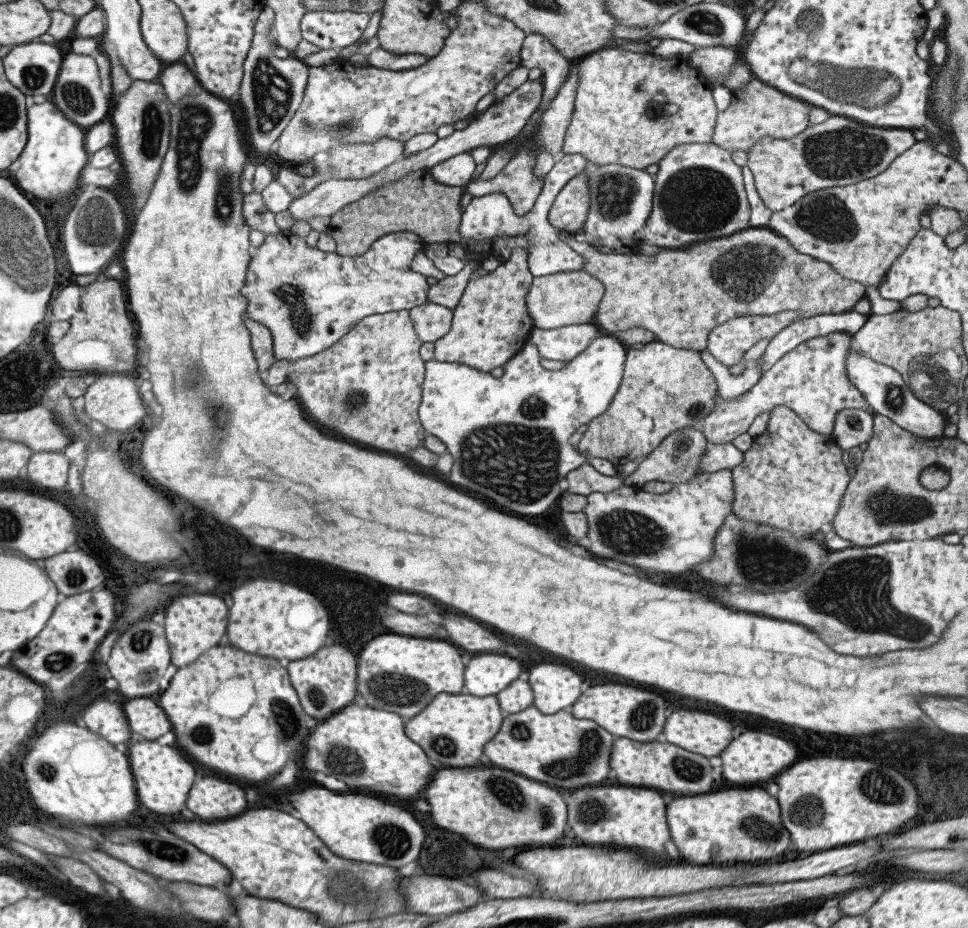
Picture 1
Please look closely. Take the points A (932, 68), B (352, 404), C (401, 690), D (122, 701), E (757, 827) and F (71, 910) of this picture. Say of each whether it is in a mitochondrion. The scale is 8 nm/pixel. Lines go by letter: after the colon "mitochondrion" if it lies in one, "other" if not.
A: other
B: mitochondrion
C: mitochondrion
D: other
E: mitochondrion
F: other

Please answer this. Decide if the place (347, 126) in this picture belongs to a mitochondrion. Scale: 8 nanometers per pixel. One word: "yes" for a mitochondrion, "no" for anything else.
yes

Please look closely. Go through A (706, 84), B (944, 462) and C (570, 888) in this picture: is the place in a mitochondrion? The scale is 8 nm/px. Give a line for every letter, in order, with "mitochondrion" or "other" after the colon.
A: other
B: other
C: other

